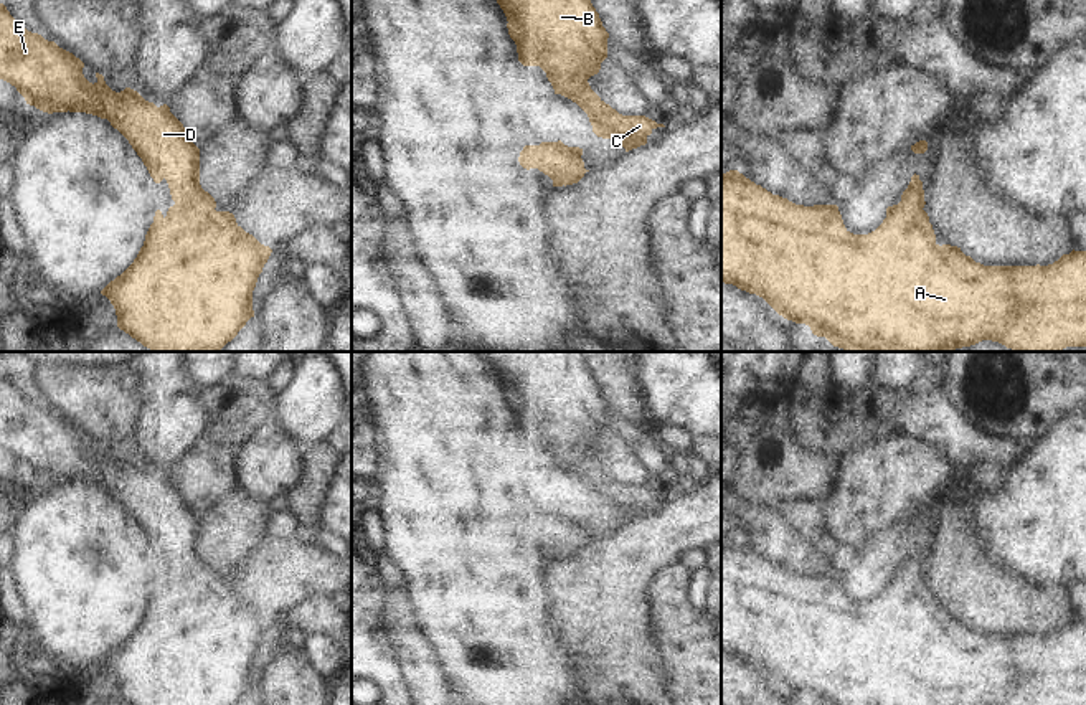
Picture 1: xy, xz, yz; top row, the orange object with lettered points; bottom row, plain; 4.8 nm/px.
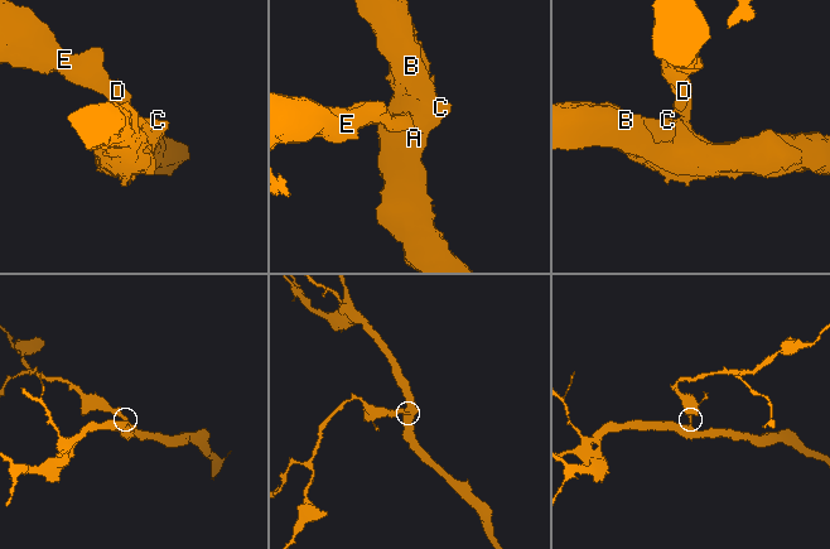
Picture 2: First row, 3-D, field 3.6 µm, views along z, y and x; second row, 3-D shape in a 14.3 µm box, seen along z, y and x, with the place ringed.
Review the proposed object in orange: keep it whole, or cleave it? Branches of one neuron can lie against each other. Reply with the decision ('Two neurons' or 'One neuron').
One neuron

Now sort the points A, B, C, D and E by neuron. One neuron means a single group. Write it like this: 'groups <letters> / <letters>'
groups A B C D E

